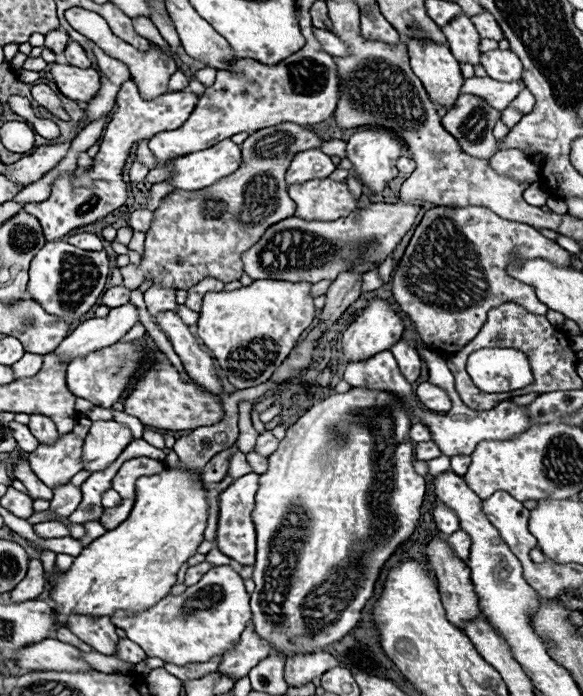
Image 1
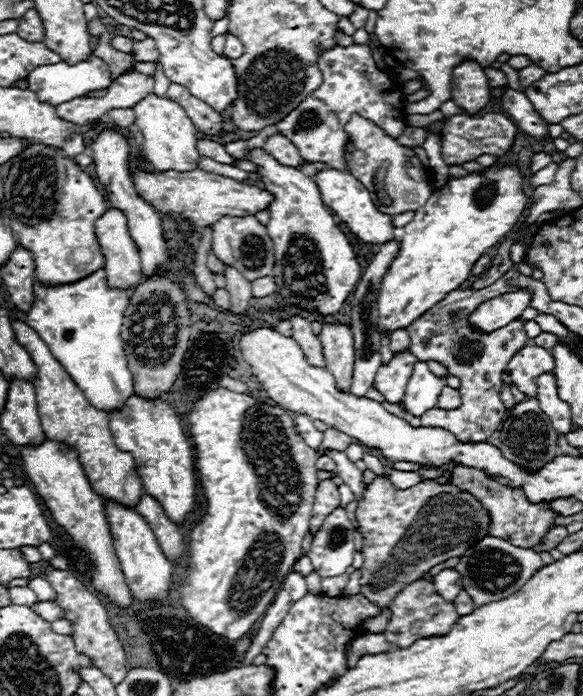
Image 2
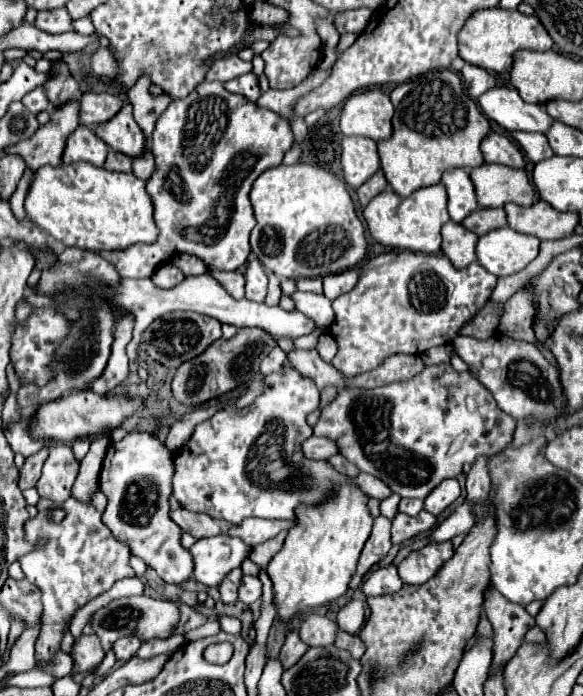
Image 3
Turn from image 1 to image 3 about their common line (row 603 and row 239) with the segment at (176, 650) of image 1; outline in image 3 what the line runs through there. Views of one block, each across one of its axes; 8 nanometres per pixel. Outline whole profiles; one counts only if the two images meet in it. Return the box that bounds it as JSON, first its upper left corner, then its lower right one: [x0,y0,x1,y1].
[100,82,294,278]

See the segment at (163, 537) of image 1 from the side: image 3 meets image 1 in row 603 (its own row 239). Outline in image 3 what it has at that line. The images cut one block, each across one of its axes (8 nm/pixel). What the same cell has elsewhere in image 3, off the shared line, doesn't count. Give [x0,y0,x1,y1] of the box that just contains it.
[24,164,158,250]

